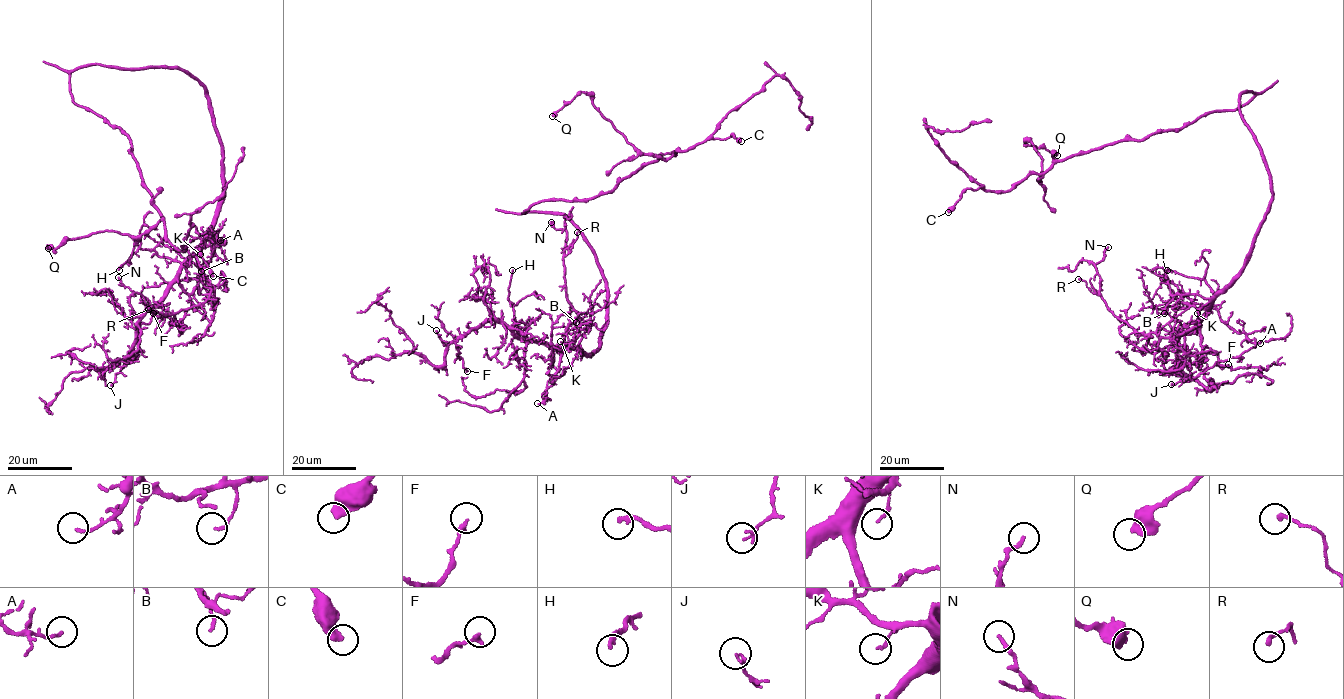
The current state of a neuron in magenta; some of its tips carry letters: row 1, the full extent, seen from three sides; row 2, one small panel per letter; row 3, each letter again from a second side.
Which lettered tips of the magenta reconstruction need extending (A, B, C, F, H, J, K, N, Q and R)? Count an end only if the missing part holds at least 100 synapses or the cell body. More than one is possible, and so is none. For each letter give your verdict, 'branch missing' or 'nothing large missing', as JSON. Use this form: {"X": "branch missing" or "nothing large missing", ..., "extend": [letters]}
{"A": "nothing large missing", "B": "nothing large missing", "C": "nothing large missing", "F": "nothing large missing", "H": "nothing large missing", "J": "nothing large missing", "K": "nothing large missing", "N": "nothing large missing", "Q": "nothing large missing", "R": "nothing large missing", "extend": []}

